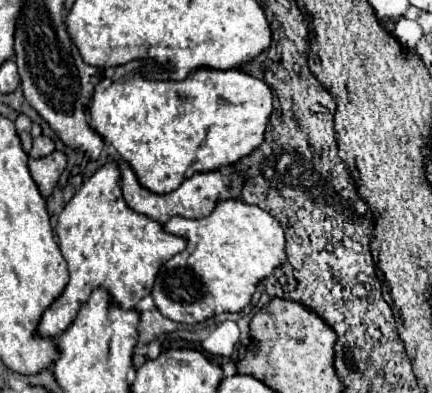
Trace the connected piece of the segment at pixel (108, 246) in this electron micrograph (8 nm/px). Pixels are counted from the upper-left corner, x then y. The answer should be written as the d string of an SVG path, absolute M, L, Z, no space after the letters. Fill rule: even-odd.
M106 162L82 184L62 210L56 234L60 252L68 262L70 282L60 298L44 312L38 326L40 336L54 338L64 332L76 318L80 304L84 304L98 286L112 292L112 298L122 308L134 308L150 294L160 266L186 248L186 238L174 236L154 218L134 212L122 196L120 182L122 174L118 162Z

